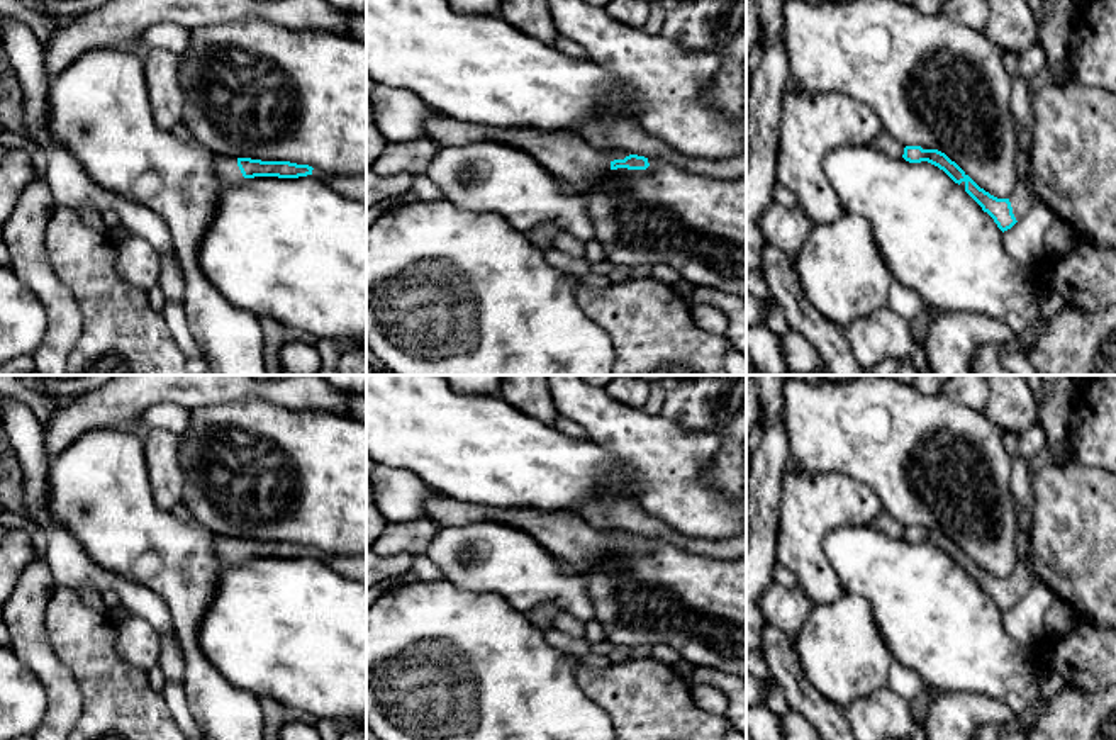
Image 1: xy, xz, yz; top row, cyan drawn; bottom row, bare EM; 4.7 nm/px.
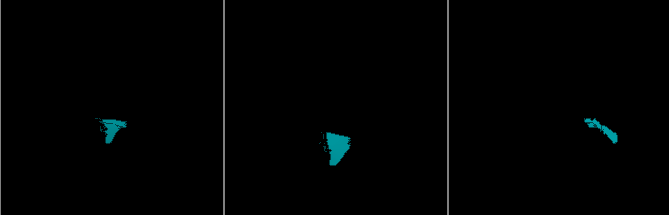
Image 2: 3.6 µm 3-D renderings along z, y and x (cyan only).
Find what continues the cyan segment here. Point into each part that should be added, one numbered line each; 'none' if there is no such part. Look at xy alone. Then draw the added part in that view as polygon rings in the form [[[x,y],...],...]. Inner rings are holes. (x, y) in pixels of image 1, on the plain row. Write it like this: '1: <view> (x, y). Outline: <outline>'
1: xy (226, 549). Outline: [[[214,535],[215,553],[226,565],[234,565],[244,560],[237,538]]]
2: xy (353, 567). Outline: [[[312,550],[312,555],[324,558],[332,569],[336,569],[341,575],[366,582],[366,557],[336,557],[336,555],[324,555],[319,550]]]

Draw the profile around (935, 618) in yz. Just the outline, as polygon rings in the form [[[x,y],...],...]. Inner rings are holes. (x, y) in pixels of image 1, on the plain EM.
[[[843,526],[826,535],[824,553],[840,577],[846,594],[867,601],[877,630],[889,652],[923,681],[926,689],[938,692],[984,694],[1006,703],[1021,716],[1040,691],[1040,667],[1033,648],[1016,642],[1004,628],[1002,611],[982,587],[938,547],[904,538],[890,538],[868,526]]]

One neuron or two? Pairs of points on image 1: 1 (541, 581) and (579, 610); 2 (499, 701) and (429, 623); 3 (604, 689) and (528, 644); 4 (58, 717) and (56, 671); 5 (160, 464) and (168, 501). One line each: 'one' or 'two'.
1: one
2: one
3: two
4: one
5: one

